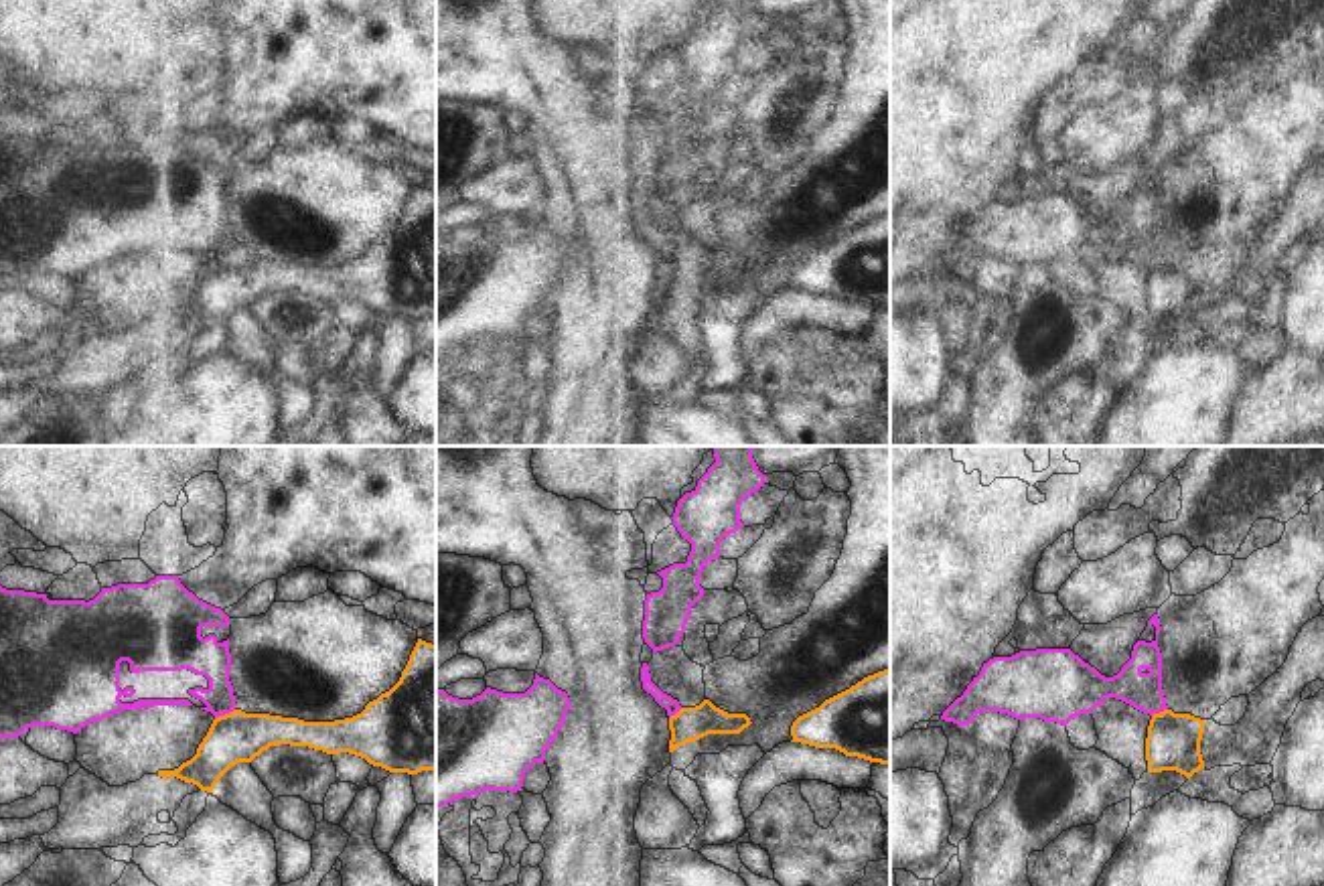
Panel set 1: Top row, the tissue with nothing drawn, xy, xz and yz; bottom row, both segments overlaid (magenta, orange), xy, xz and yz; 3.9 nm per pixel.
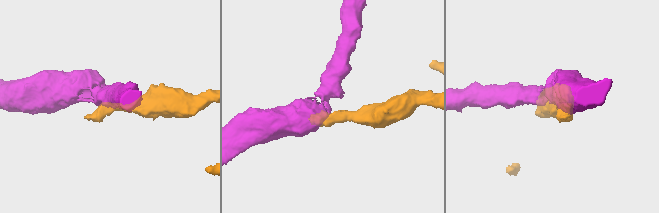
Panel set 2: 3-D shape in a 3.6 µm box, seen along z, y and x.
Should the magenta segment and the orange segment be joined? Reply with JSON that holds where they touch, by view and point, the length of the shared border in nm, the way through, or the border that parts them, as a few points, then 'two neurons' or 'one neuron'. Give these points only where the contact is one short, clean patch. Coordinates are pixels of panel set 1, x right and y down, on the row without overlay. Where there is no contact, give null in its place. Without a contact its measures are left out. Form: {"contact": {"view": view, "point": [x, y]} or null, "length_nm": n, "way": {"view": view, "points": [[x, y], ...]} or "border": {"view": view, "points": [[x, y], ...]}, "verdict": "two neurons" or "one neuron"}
{"contact": {"view": "xy", "point": [224, 260]}, "length_nm": 90, "border": {"view": "xy", "points": [[234, 254], [215, 264]]}, "verdict": "two neurons"}

